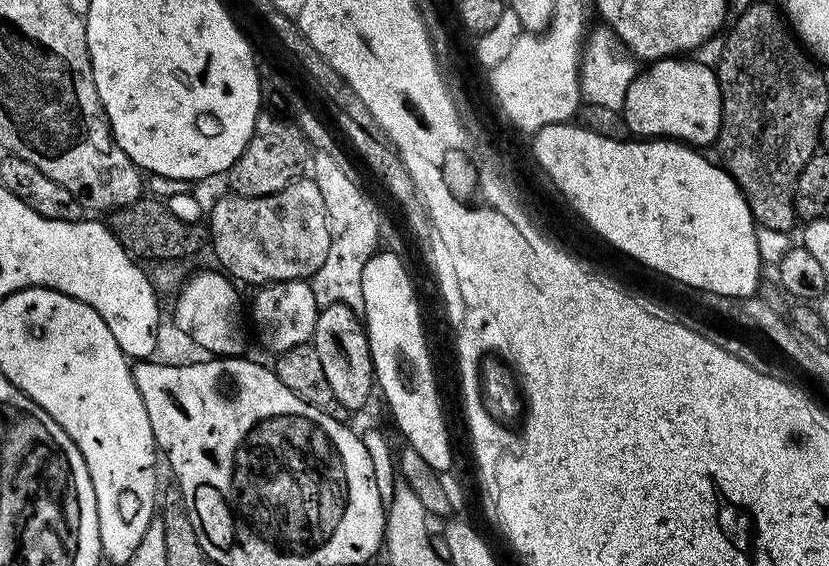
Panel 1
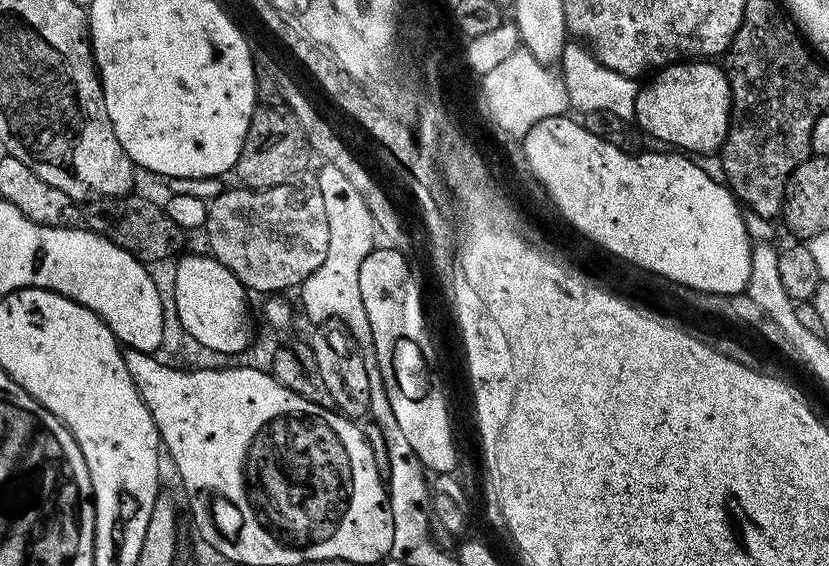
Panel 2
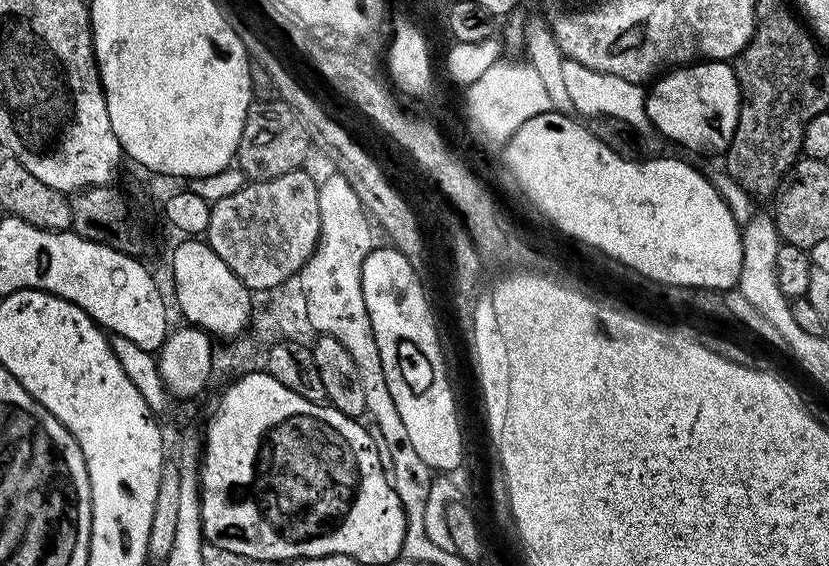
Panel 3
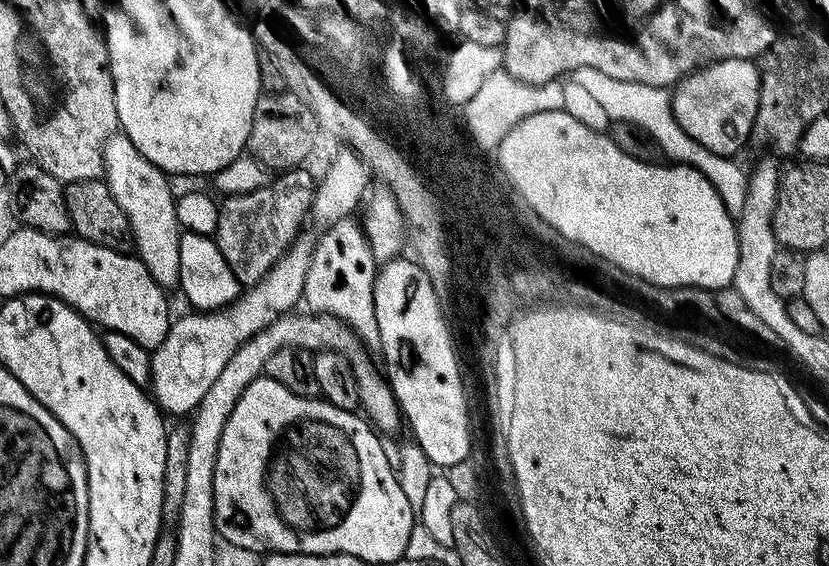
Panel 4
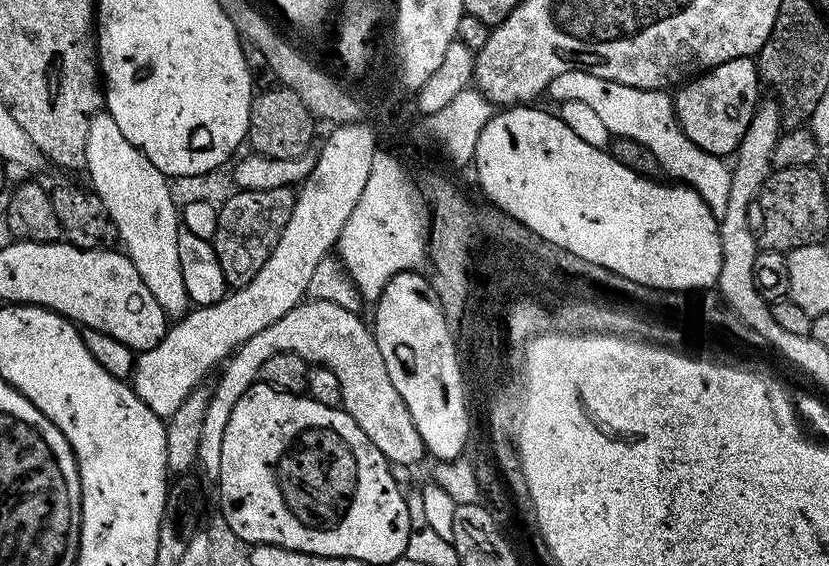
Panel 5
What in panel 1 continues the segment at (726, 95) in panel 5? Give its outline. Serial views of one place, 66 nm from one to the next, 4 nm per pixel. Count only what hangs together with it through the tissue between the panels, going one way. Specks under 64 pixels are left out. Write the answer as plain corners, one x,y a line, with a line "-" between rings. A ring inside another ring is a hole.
669,58
654,60
645,70
637,71
630,82
624,99
624,121
629,133
636,138
659,138
661,140
679,140
689,146
715,145
722,122
722,94
716,77
716,69
711,63
699,64
696,58

